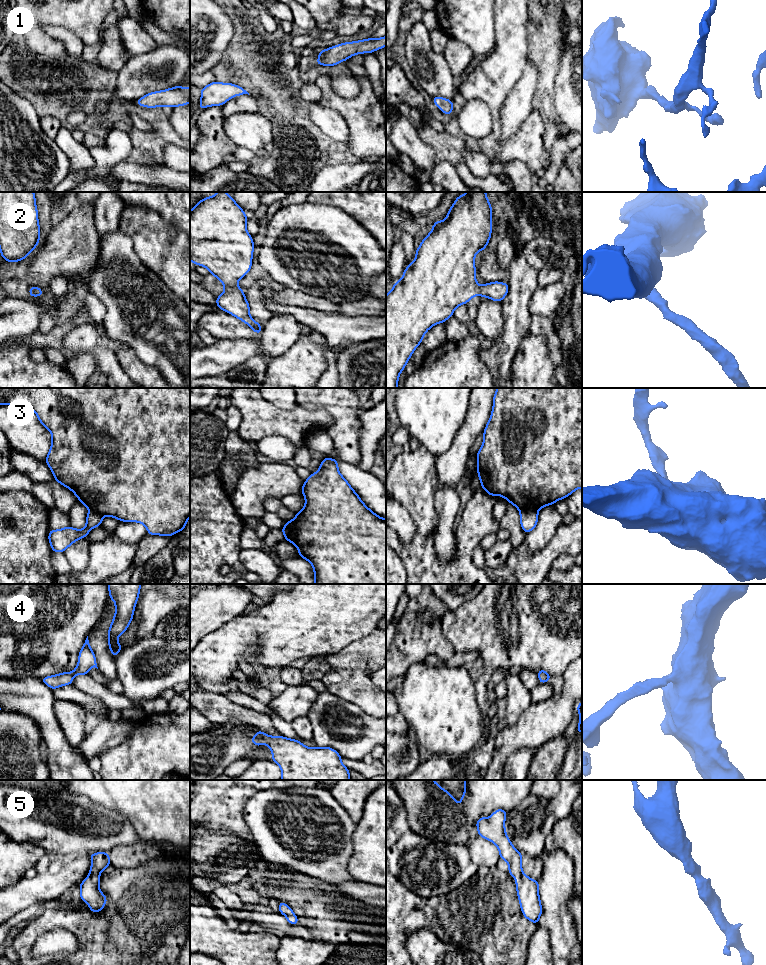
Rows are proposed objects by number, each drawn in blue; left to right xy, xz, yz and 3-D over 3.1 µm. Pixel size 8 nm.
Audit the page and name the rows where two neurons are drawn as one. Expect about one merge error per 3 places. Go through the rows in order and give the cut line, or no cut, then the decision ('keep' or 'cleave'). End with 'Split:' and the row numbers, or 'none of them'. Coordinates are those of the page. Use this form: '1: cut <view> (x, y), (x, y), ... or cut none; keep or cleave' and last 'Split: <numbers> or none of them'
1: cut none; keep
2: cut none; keep
3: cut xz (286, 522), (290, 528), (290, 535), (285, 539); cleave
4: cut none; keep
5: cut none; keep
Split: 3

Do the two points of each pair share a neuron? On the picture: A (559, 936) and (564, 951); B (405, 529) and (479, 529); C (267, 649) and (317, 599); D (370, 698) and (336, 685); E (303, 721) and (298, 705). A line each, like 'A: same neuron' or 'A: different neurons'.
A: same neuron
B: different neurons
C: same neuron
D: same neuron
E: different neurons

